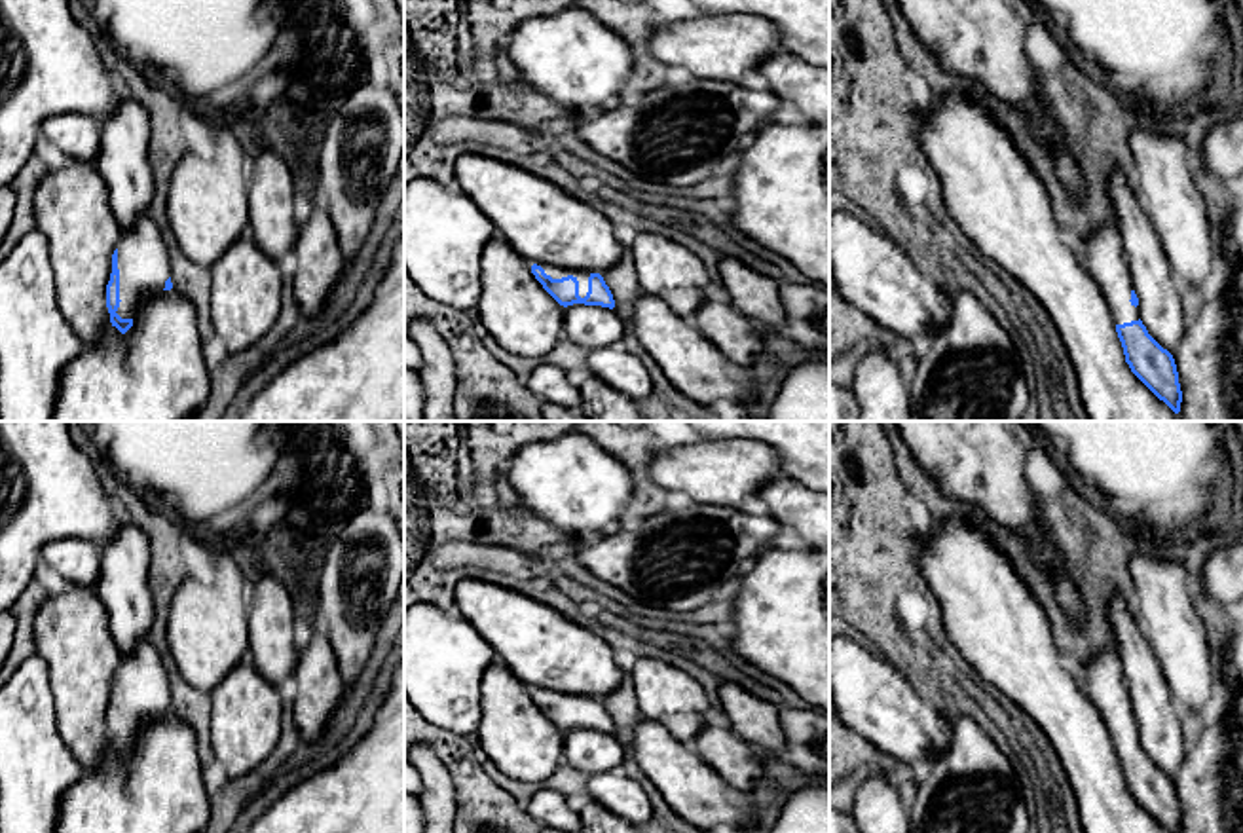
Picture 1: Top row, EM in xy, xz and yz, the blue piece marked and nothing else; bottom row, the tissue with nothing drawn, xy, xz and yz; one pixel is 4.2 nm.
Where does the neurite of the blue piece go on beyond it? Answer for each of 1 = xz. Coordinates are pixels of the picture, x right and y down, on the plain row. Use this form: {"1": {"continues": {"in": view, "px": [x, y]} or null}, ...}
{"1": {"continues": {"in": "xz", "px": [555, 697]}}}

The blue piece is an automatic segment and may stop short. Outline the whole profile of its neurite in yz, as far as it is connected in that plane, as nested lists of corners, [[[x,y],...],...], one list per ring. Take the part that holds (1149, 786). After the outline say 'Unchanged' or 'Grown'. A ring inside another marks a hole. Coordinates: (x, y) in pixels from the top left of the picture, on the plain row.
[[[1099,651],[1087,662],[1068,664],[1106,723],[1131,797],[1169,833],[1180,833],[1182,816],[1173,780],[1146,755],[1118,655]]]. Grown

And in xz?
[[[533,689],[531,698],[543,713],[564,732],[573,729],[615,732],[613,719],[600,698]]]. Grown

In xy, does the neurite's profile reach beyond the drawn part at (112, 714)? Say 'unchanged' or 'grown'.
grown

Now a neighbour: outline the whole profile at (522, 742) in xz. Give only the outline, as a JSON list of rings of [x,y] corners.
[[[499,660],[482,677],[476,736],[493,765],[512,780],[547,780],[564,763],[566,732],[535,704],[531,689]]]

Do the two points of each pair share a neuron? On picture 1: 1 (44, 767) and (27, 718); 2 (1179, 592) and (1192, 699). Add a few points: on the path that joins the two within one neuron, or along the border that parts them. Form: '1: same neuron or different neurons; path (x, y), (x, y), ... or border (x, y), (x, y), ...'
1: same neuron; path (33, 756), (27, 750), (27, 729)
2: same neuron; path (1179, 619), (1179, 642), (1187, 672)

